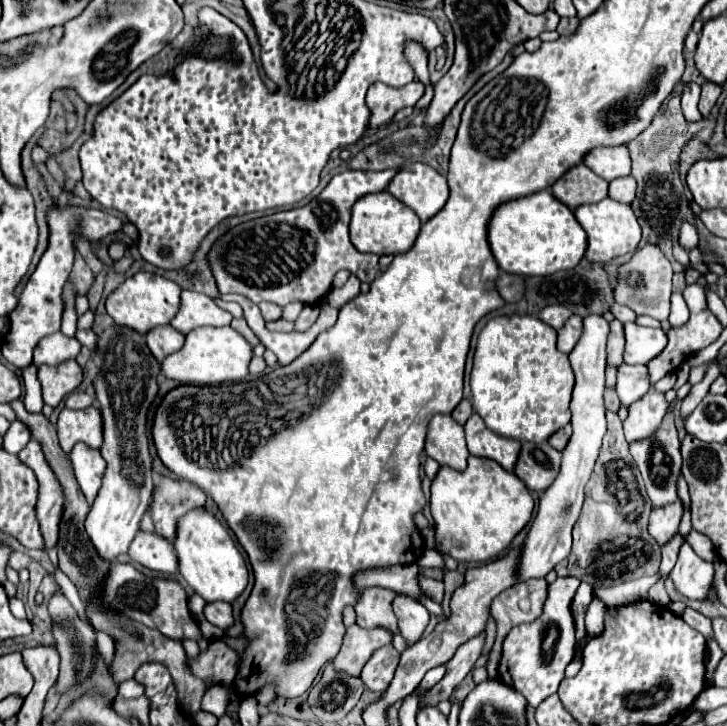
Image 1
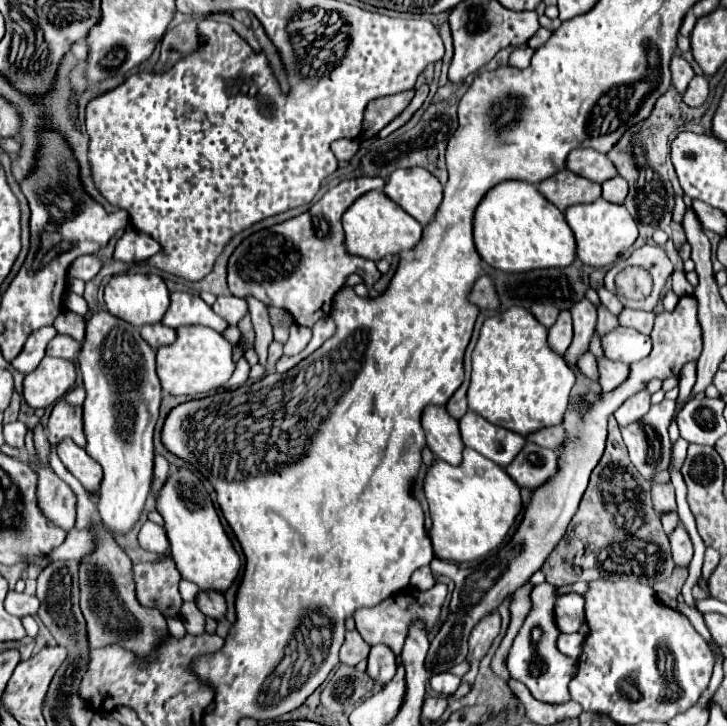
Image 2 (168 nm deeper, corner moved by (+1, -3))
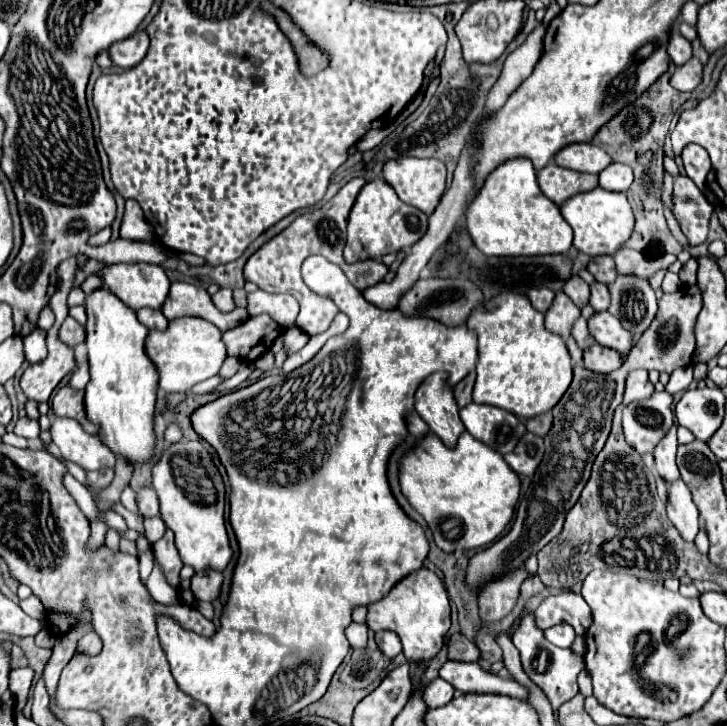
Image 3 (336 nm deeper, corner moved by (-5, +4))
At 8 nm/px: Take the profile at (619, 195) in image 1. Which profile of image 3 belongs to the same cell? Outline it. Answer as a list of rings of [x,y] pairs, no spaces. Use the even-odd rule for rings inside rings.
[[[613,162],[603,172],[599,172],[599,186],[605,190],[625,192],[633,182],[633,172],[629,166]]]

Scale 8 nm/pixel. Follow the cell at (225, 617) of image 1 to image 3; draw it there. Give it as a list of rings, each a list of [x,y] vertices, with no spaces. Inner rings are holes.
[[[207,570],[207,572],[195,572],[195,576],[191,578],[191,590],[195,594],[197,600],[215,600],[219,596],[221,590],[221,582],[223,576],[215,570]]]

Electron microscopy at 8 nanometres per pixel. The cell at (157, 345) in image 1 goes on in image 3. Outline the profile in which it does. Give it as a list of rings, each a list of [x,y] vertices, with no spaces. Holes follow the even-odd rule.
[[[141,308],[137,310],[137,318],[143,326],[147,328],[157,328],[157,330],[165,330],[167,328],[167,318],[163,316],[161,310],[151,310],[151,308]]]

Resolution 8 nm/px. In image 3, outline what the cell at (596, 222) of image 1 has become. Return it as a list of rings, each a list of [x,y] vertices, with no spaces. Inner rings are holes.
[[[595,188],[589,192],[575,194],[567,198],[561,206],[561,216],[567,220],[567,224],[573,228],[573,246],[589,256],[601,256],[601,254],[613,254],[621,244],[627,242],[627,238],[633,232],[633,210],[627,202],[625,192],[611,192],[603,188]]]

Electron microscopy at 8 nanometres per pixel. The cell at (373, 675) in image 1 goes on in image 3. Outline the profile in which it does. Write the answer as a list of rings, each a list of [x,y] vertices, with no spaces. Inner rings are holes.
[[[389,630],[375,632],[375,642],[389,660],[393,660],[401,652],[401,642],[399,642],[399,636],[395,636],[395,632],[389,632]]]

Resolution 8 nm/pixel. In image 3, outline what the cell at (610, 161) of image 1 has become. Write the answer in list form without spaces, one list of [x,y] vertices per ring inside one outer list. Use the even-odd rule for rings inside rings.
[[[577,142],[569,144],[567,148],[561,148],[555,154],[555,164],[575,170],[575,172],[587,172],[587,174],[599,174],[607,164],[611,164],[611,158],[603,148],[593,146],[589,142]]]

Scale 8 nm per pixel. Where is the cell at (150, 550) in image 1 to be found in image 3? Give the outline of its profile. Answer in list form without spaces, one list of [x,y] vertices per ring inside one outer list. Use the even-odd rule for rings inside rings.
[[[157,516],[157,518],[145,518],[145,536],[151,544],[155,544],[163,534],[165,534],[165,522]]]

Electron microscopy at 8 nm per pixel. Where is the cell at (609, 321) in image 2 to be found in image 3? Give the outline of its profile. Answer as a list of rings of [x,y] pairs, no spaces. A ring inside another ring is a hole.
[[[591,282],[589,288],[591,288],[589,304],[595,310],[607,310],[609,308],[609,290],[607,290],[607,286],[605,284],[599,284],[599,282]]]

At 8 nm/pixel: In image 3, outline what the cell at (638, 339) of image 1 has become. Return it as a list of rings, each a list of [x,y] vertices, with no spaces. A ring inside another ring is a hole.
[[[595,312],[589,320],[589,334],[595,338],[597,344],[613,348],[617,352],[625,352],[631,348],[631,332],[627,332],[619,320],[615,316],[611,316],[609,312]]]

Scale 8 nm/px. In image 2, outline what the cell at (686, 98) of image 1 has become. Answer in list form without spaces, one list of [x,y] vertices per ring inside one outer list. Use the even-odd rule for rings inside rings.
[[[675,55],[671,59],[671,73],[673,73],[673,85],[675,85],[675,89],[679,91],[679,95],[683,95],[685,87],[691,83],[691,79],[695,75],[691,65],[681,55]]]

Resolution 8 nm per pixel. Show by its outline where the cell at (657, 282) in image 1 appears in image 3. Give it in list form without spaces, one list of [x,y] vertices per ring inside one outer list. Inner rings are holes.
[[[627,246],[619,248],[619,252],[615,252],[613,258],[615,258],[619,274],[637,274],[637,276],[643,276],[643,278],[649,278],[657,270],[669,268],[669,264],[675,262],[673,254],[665,254],[665,256],[661,256],[661,262],[653,262],[641,252],[631,250]]]

